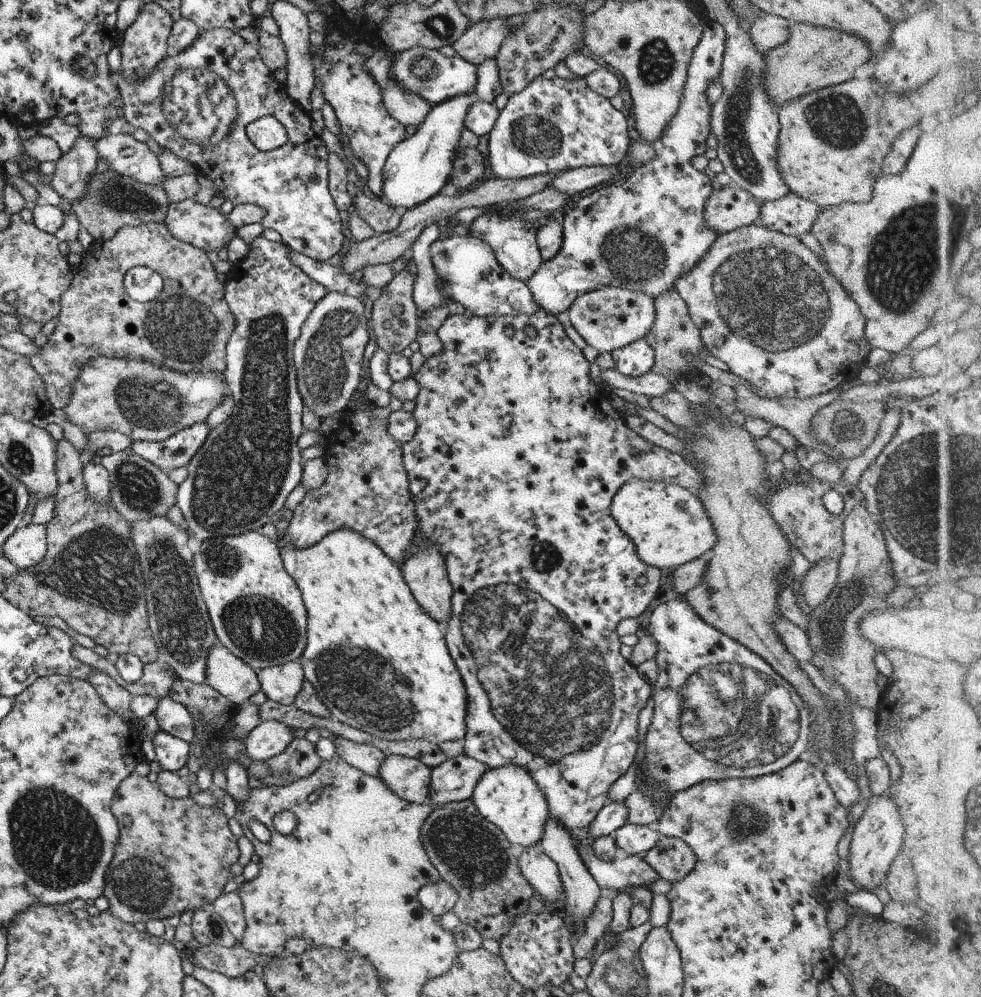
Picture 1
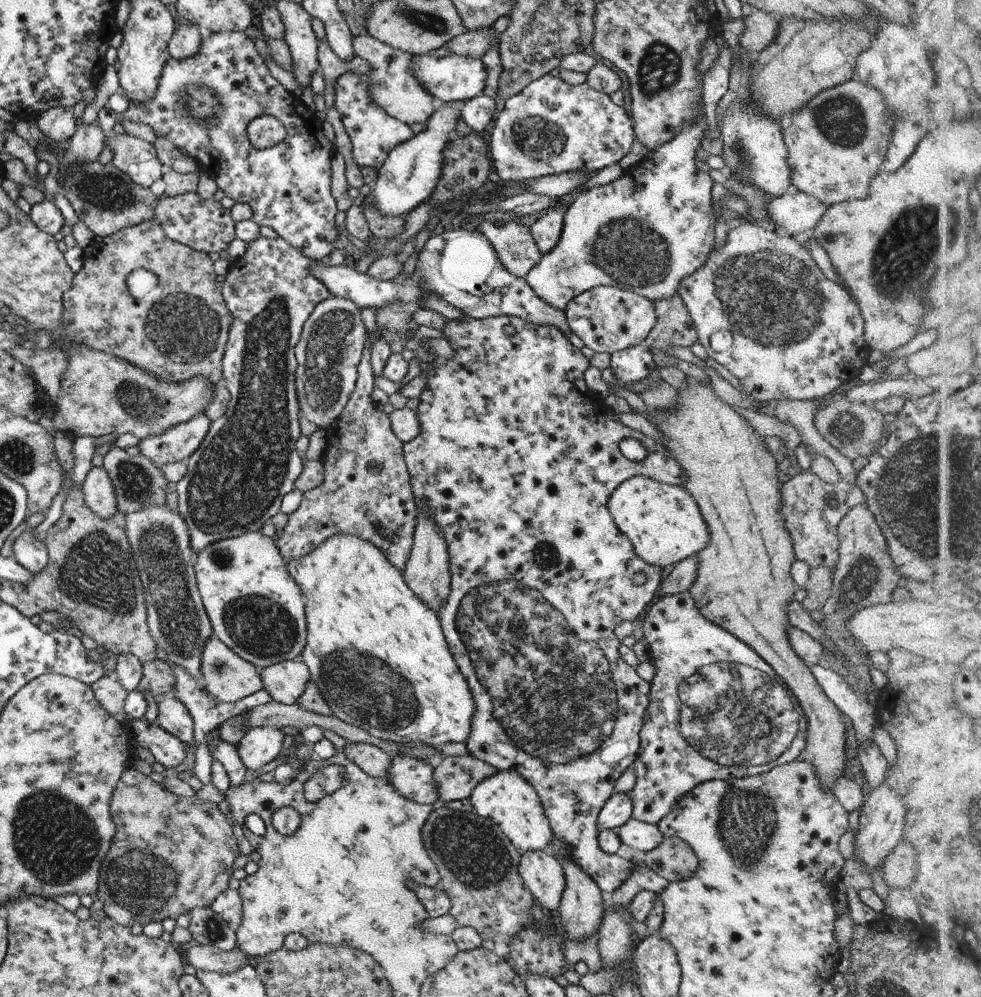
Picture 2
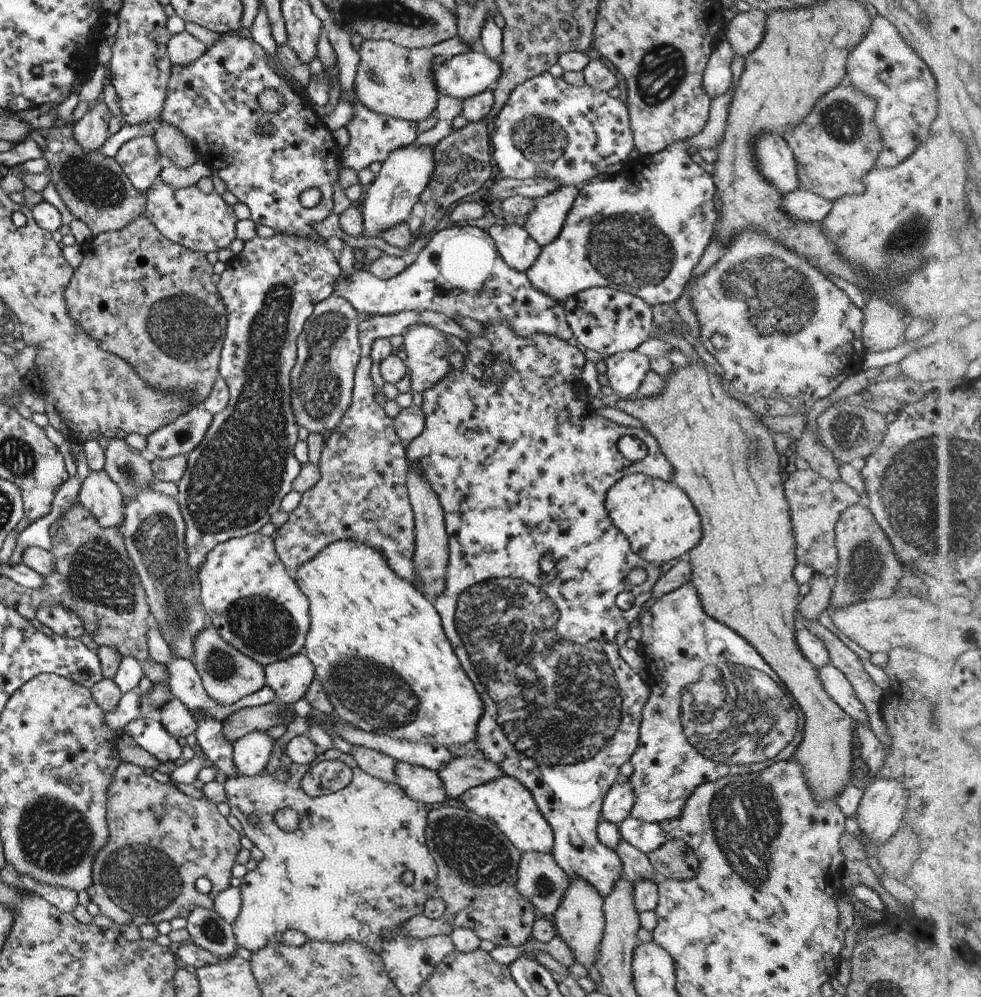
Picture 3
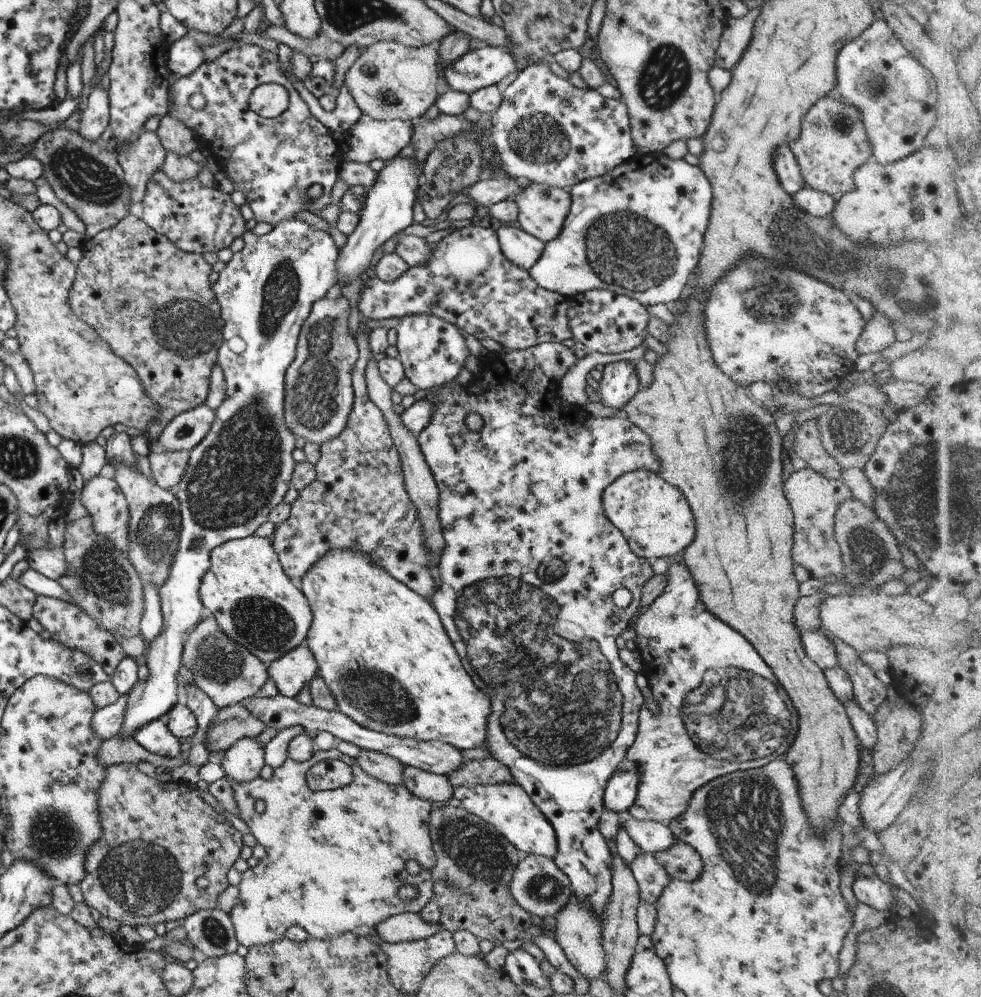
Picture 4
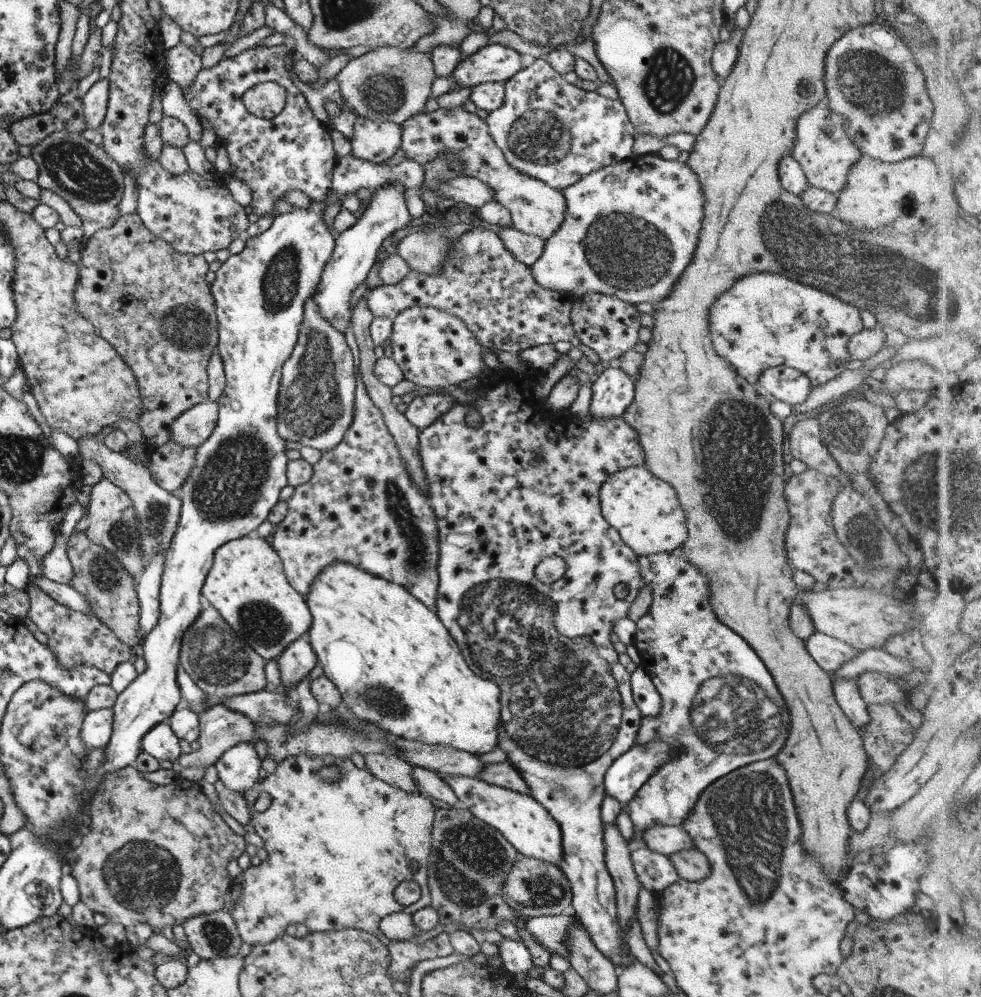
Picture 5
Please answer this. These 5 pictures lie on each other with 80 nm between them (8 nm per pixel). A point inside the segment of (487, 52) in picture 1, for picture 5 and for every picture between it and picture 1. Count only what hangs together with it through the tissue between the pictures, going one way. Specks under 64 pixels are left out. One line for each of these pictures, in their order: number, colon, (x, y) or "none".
2: (474, 44)
3: (392, 80)
4: (387, 80)
5: (386, 83)

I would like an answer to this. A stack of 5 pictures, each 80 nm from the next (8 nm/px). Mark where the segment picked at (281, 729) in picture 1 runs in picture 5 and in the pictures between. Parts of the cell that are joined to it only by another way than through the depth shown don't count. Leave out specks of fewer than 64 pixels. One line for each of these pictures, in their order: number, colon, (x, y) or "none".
2: (259, 745)
3: (250, 753)
4: (242, 761)
5: (237, 767)

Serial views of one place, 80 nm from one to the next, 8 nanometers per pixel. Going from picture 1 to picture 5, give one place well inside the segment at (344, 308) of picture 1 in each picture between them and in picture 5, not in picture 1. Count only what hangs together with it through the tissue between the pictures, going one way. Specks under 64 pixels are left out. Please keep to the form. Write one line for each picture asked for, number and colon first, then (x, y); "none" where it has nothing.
2: (332, 339)
3: (327, 351)
4: (318, 395)
5: (315, 401)

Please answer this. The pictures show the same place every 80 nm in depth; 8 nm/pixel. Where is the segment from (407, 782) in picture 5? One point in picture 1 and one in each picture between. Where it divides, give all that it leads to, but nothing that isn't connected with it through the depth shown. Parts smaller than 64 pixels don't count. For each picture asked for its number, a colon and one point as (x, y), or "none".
1: (366, 758)
2: (372, 760)
3: (376, 764)
4: (382, 767)

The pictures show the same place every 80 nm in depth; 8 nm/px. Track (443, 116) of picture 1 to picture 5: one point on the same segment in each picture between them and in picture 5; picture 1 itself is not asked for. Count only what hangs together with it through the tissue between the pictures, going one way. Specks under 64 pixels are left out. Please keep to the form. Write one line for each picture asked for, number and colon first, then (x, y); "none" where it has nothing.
2: (411, 169)
3: (403, 175)
4: (386, 206)
5: (354, 253)

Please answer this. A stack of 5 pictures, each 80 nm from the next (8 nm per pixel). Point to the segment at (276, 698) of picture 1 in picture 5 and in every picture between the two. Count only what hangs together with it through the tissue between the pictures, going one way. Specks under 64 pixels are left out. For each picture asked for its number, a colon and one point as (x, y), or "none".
2: (284, 681)
3: (289, 678)
4: (289, 673)
5: (296, 661)

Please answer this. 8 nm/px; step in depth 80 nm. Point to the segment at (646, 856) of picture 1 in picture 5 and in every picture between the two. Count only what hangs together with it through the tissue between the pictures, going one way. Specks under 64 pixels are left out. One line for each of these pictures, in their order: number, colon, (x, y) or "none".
2: (672, 859)
3: (674, 860)
4: (682, 863)
5: (690, 865)

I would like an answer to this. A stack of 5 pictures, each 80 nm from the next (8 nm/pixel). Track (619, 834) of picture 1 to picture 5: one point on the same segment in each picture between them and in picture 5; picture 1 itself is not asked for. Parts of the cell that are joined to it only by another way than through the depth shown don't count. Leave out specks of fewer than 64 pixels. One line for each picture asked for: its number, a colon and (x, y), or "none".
2: (642, 837)
3: (644, 836)
4: (650, 836)
5: (665, 839)

